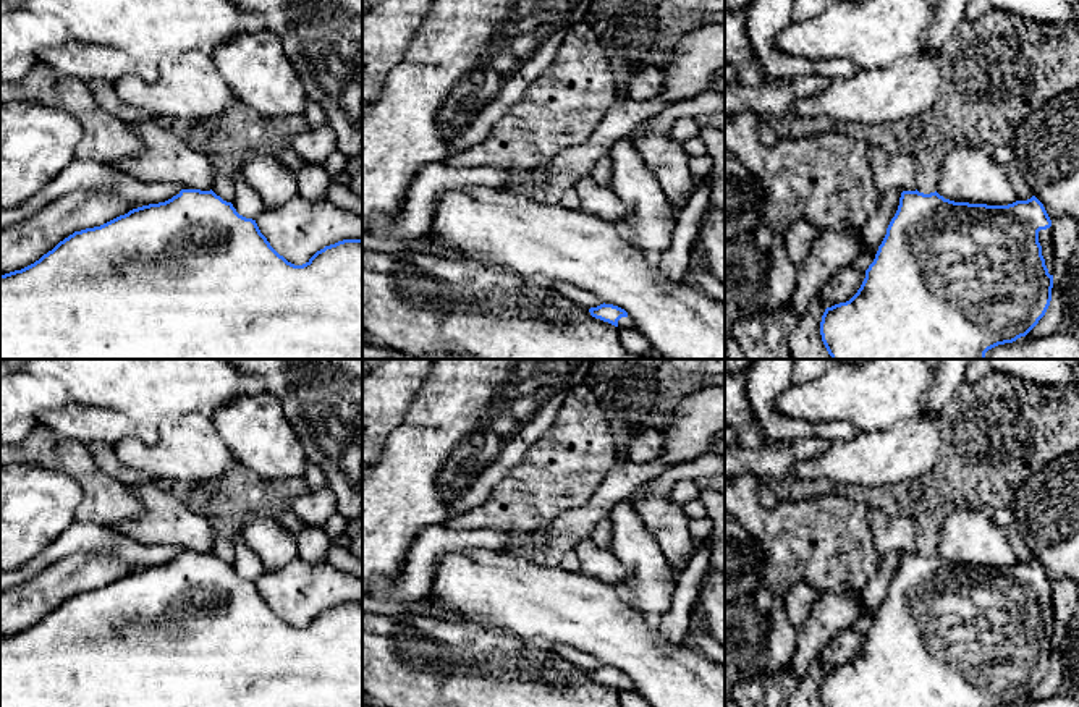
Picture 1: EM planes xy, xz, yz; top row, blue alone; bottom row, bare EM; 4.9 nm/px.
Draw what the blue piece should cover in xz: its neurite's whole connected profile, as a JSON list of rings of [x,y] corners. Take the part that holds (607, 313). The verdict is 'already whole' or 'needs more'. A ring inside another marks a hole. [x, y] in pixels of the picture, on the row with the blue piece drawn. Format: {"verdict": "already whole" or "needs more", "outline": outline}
{"verdict": "needs more", "outline": [[[600,304],[597,307],[589,309],[590,315],[595,319],[600,319],[603,322],[608,322],[618,328],[631,328],[634,327],[633,319],[628,315],[628,312],[618,306],[613,304]]]}

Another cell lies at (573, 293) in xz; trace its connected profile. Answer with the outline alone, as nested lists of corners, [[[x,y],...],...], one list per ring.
[[[542,282],[542,283],[586,309],[603,304],[595,294],[574,285],[569,285],[566,282]]]

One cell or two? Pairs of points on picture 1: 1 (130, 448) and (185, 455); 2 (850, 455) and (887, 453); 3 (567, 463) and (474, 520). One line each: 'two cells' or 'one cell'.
1: one cell
2: one cell
3: one cell

